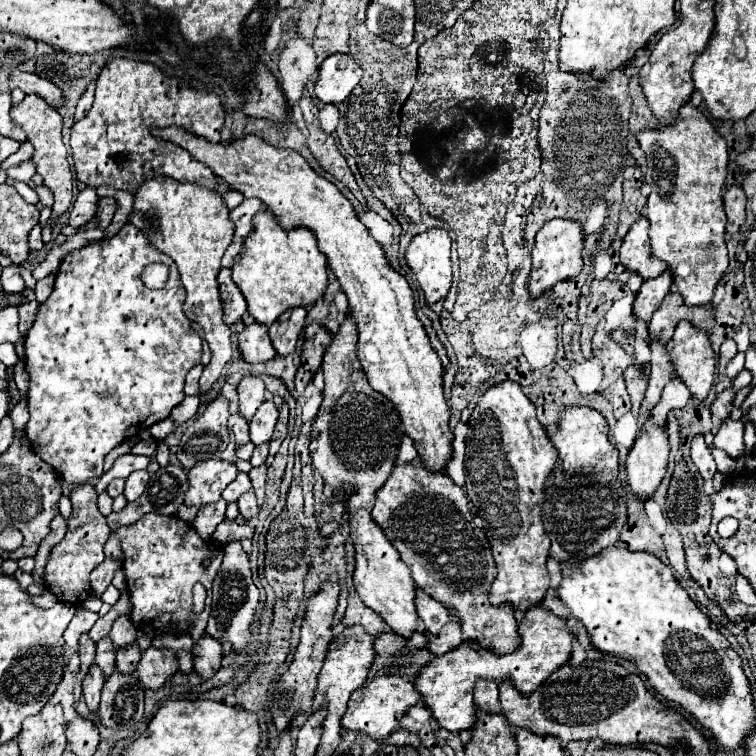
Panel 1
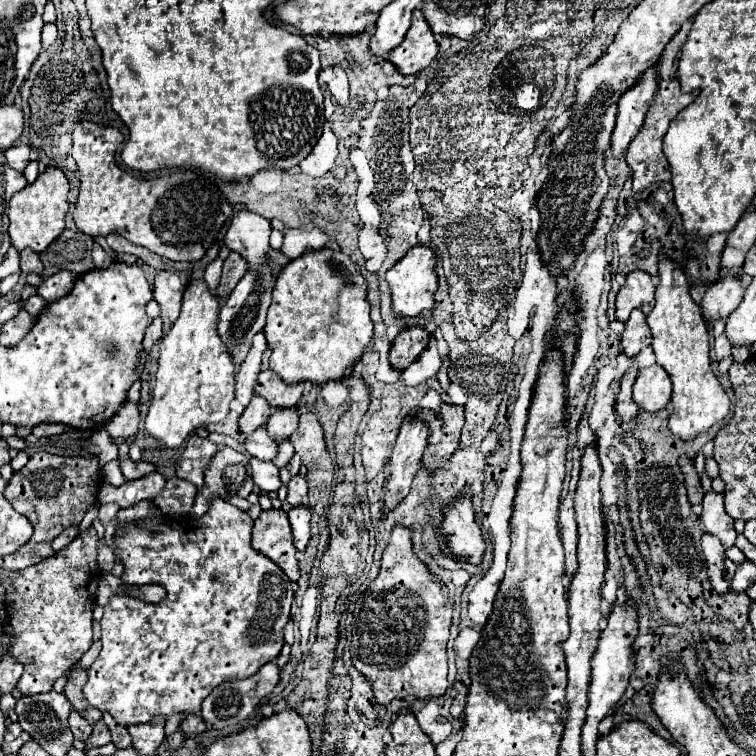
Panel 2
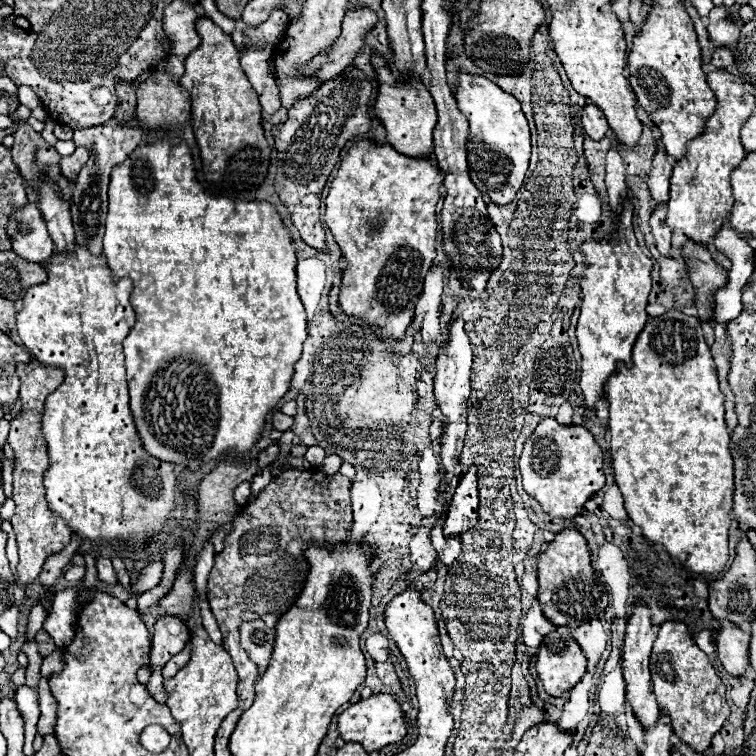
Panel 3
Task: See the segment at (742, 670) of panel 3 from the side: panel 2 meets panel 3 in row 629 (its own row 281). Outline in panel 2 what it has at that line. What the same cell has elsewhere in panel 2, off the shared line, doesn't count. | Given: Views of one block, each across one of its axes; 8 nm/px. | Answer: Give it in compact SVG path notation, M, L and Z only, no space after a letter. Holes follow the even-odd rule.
M722 276L714 284L708 286L700 308L706 324L712 324L716 320L726 320L734 312L734 308L742 302L744 288L740 282L740 276Z

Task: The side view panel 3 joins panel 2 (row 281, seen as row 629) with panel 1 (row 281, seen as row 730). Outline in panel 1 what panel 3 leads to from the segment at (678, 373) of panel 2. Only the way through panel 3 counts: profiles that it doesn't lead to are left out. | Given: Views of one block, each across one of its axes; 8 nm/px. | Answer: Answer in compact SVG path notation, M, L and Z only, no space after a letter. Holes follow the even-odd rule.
M688 100L680 108L680 116L674 124L660 126L654 130L642 130L638 134L638 144L648 160L646 182L652 188L646 204L646 218L650 220L648 234L652 242L652 256L668 264L674 276L674 286L684 296L684 302L688 306L708 304L712 300L716 284L720 282L728 268L728 250L724 242L726 214L722 208L722 192L728 172L726 140L716 132L716 128L704 116L704 112Z

